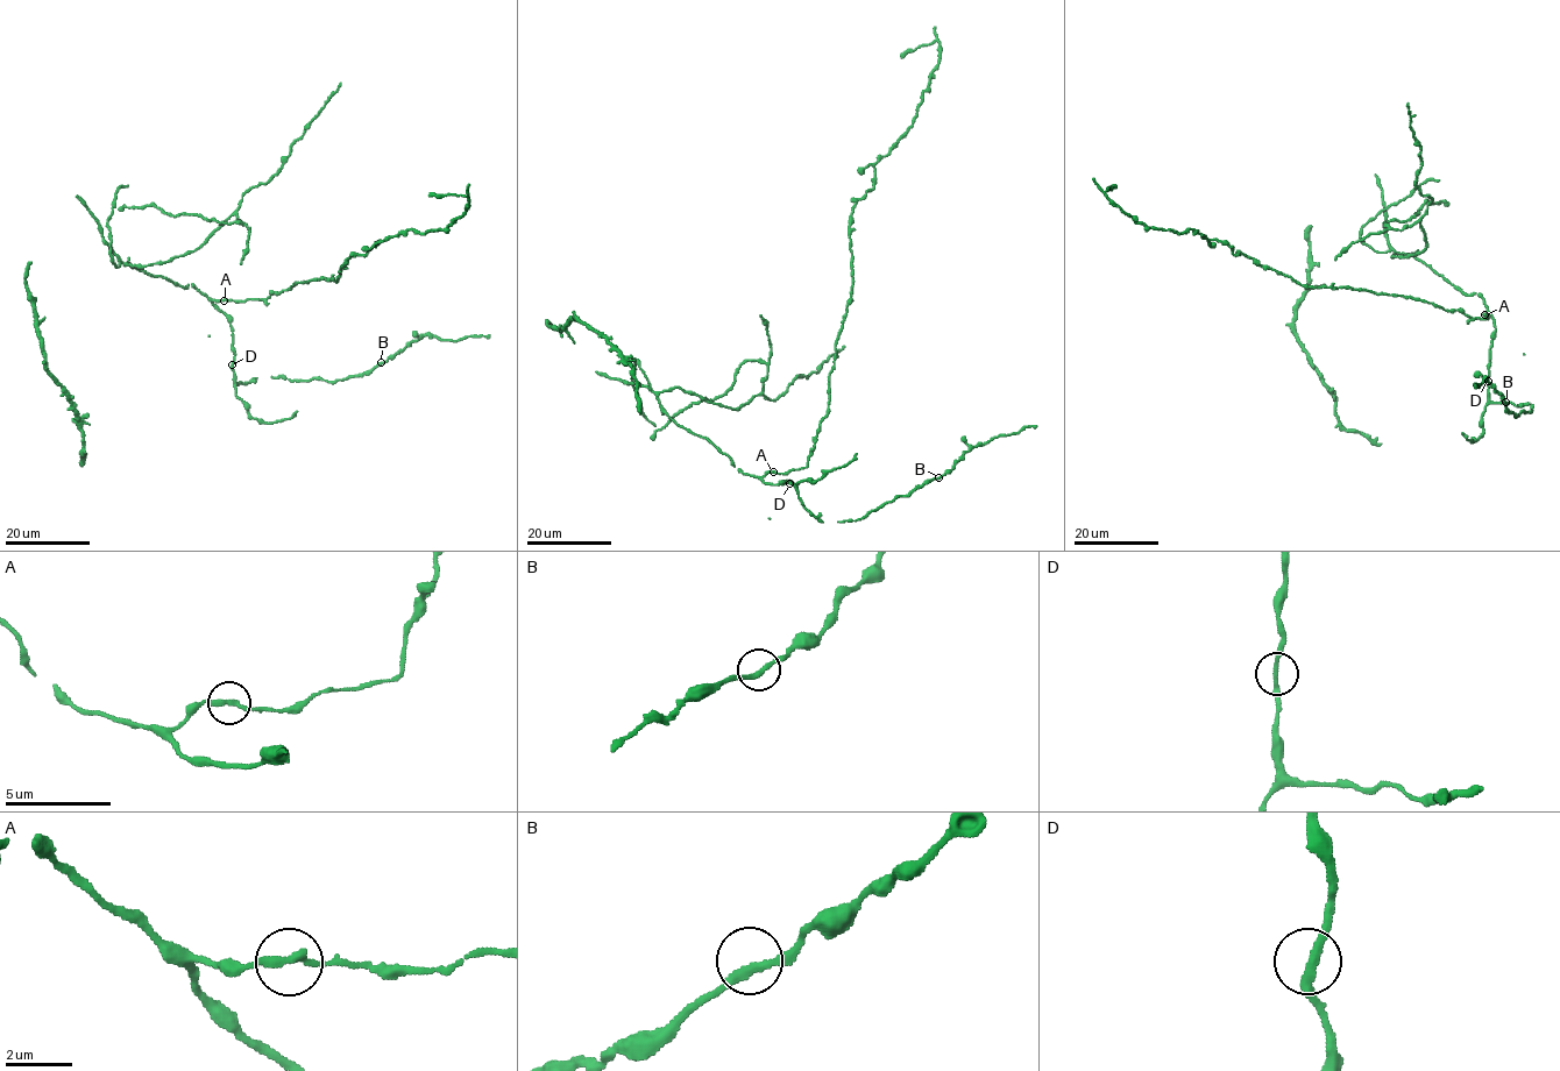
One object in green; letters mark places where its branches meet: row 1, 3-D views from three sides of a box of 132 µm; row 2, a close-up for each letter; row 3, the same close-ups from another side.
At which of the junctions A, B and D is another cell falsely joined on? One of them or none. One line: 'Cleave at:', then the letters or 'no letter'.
Cleave at: no letter

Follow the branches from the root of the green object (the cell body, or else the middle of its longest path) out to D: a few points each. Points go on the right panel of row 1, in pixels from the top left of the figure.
D: (1487, 317), (1484, 314), (1493, 318), (1496, 331), (1488, 381)

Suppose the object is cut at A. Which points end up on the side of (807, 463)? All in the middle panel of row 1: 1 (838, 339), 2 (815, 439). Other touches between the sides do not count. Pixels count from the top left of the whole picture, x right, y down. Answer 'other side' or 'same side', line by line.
1: same side
2: same side

